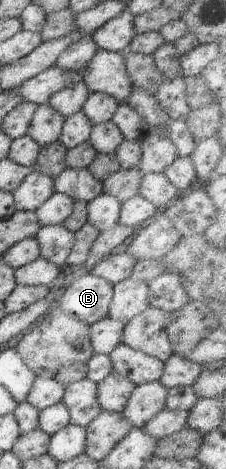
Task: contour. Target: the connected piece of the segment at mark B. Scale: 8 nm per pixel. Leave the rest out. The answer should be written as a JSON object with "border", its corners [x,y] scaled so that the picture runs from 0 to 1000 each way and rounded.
{"border":[[[394,580],[327,593],[257,652],[301,674],[403,693],[473,674],[496,627],[500,608]]]}

